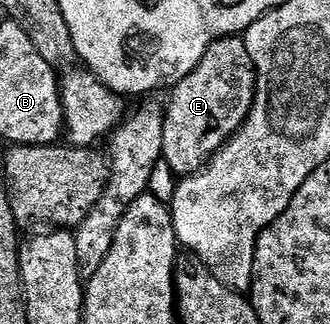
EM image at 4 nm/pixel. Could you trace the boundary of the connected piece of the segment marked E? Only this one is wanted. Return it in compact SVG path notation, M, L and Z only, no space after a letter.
M241 36L221 37L208 51L204 59L169 94L170 102L164 105L164 147L162 160L172 167L179 178L189 177L205 169L216 153L226 146L227 141L238 132L248 119L254 102L254 64L248 55L248 47Z

